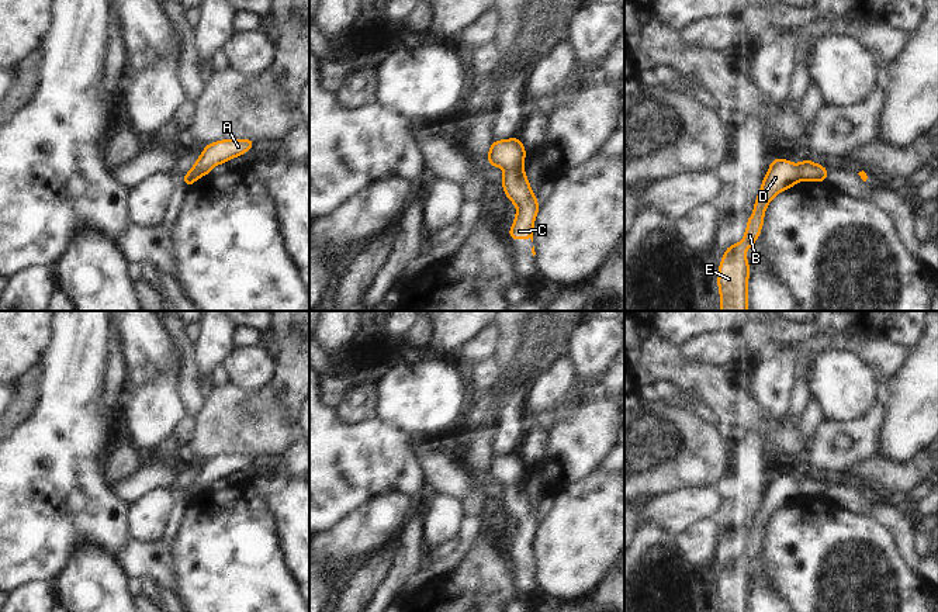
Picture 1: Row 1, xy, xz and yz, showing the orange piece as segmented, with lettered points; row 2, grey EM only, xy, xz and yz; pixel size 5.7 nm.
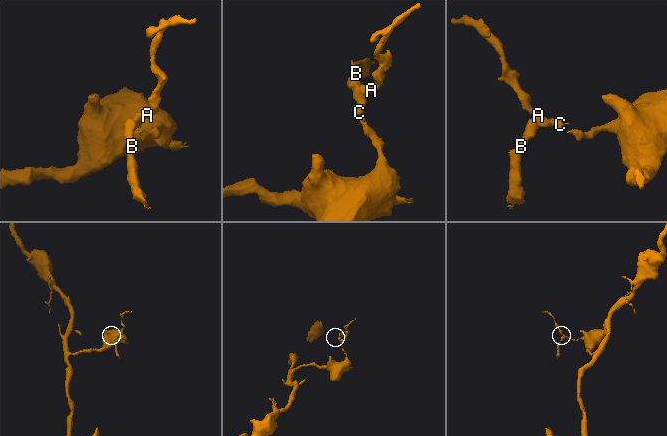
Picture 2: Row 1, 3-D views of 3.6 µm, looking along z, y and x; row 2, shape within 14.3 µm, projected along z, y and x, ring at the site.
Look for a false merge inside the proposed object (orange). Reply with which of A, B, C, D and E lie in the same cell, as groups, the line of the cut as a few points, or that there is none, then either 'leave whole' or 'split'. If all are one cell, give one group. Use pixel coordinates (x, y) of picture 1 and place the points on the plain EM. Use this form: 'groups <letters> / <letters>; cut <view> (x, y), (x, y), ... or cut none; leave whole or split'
groups A C / B D E; cut xz (522, 479), (505, 487); split

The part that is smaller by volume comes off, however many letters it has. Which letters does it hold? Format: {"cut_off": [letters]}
{"cut_off": ["B", "D", "E"]}

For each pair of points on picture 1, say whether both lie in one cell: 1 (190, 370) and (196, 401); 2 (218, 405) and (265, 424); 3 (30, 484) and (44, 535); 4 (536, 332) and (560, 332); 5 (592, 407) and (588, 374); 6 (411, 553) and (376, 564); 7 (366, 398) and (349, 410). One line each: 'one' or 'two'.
1: one
2: one
3: one
4: two
5: two
6: two
7: one

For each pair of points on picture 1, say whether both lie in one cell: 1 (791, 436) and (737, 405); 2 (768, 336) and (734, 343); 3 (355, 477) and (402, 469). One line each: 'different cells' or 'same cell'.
1: same cell
2: different cells
3: same cell

